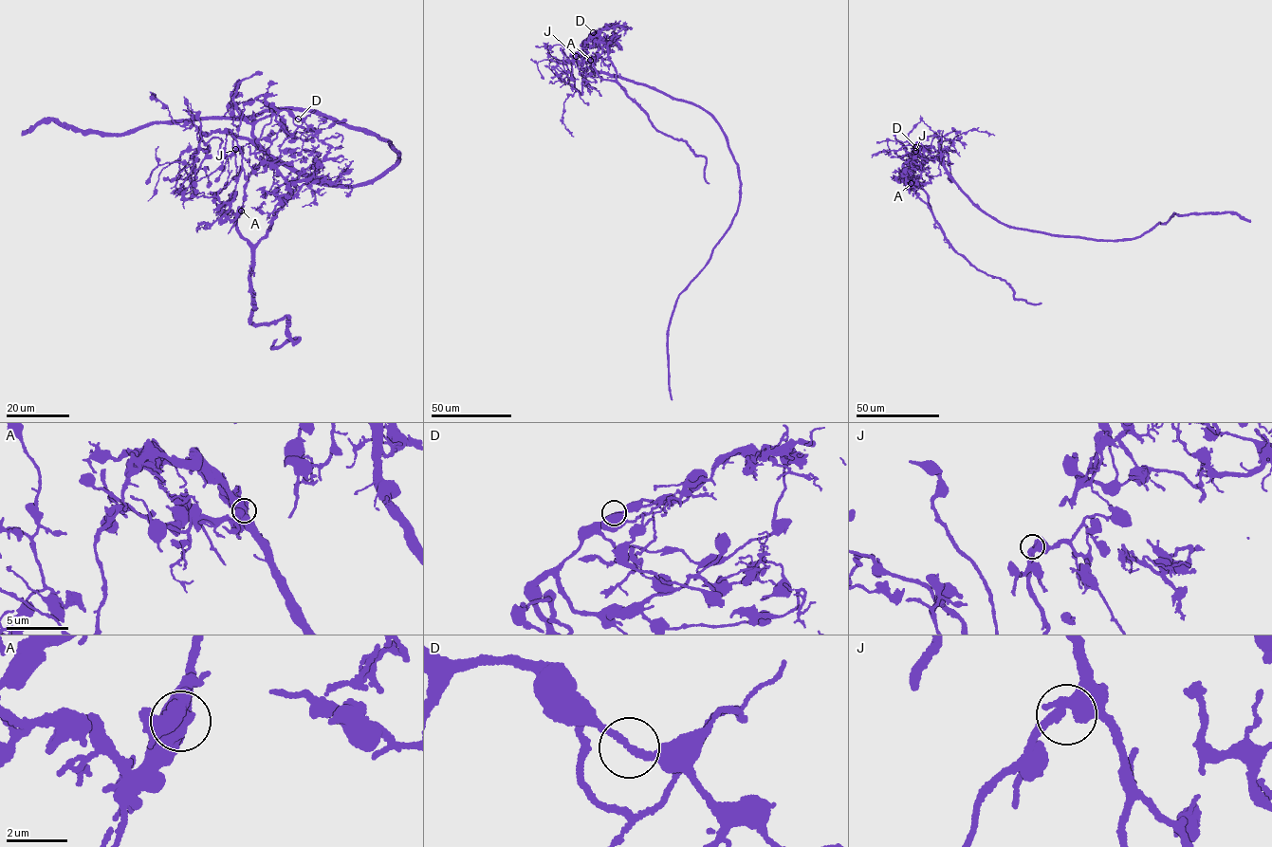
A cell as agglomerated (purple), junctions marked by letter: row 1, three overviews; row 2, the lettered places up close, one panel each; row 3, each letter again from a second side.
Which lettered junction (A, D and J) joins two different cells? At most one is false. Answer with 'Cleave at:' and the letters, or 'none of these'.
Cleave at: D

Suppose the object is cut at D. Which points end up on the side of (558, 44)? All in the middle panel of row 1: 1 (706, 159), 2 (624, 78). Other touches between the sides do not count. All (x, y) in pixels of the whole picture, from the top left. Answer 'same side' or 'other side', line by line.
1: other side
2: same side

